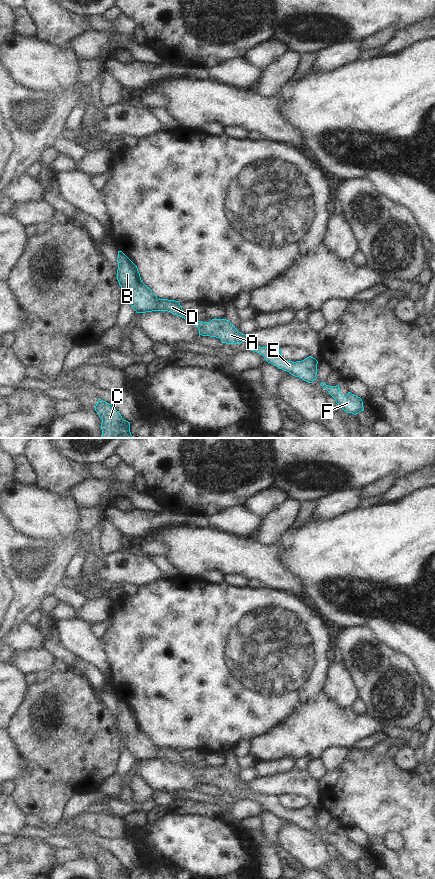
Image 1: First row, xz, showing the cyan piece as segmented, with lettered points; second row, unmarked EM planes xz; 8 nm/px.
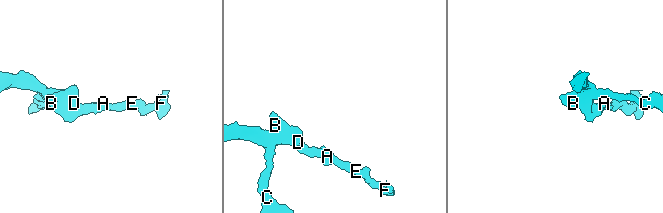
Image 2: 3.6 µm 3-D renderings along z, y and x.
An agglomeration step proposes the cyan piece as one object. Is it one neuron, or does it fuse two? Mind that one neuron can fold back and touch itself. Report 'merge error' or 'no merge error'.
no merge error

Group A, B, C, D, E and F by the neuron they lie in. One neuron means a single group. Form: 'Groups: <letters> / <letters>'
Groups: A B C D E F.

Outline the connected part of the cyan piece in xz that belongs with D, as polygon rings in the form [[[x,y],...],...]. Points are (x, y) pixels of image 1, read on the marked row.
[[[118,251],[117,262],[117,280],[122,289],[121,296],[137,313],[168,311],[190,320],[178,301],[157,298],[142,282],[137,266],[122,251]]]

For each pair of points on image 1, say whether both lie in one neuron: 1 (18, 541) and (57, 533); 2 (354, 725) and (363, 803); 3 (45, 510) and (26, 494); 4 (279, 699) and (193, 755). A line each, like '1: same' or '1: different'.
1: different
2: different
3: same
4: different

